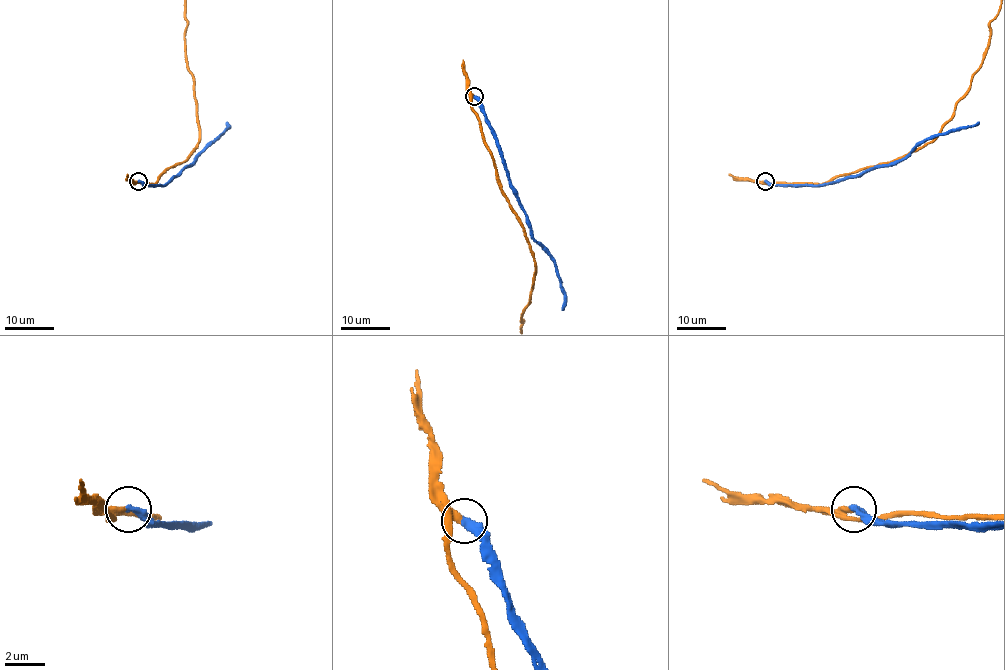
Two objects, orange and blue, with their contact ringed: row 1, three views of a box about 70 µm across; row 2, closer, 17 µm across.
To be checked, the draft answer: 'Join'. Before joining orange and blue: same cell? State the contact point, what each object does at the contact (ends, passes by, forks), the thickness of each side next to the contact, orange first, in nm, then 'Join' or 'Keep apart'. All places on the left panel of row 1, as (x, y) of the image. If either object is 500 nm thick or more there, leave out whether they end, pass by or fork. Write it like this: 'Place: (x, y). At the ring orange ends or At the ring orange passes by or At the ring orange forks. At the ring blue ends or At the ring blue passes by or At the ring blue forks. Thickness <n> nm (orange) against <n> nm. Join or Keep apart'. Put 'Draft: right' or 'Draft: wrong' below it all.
Place: (138, 181). At the ring orange ends. At the ring blue ends. Thickness 300 nm (orange) against 360 nm. Join
Draft: right

